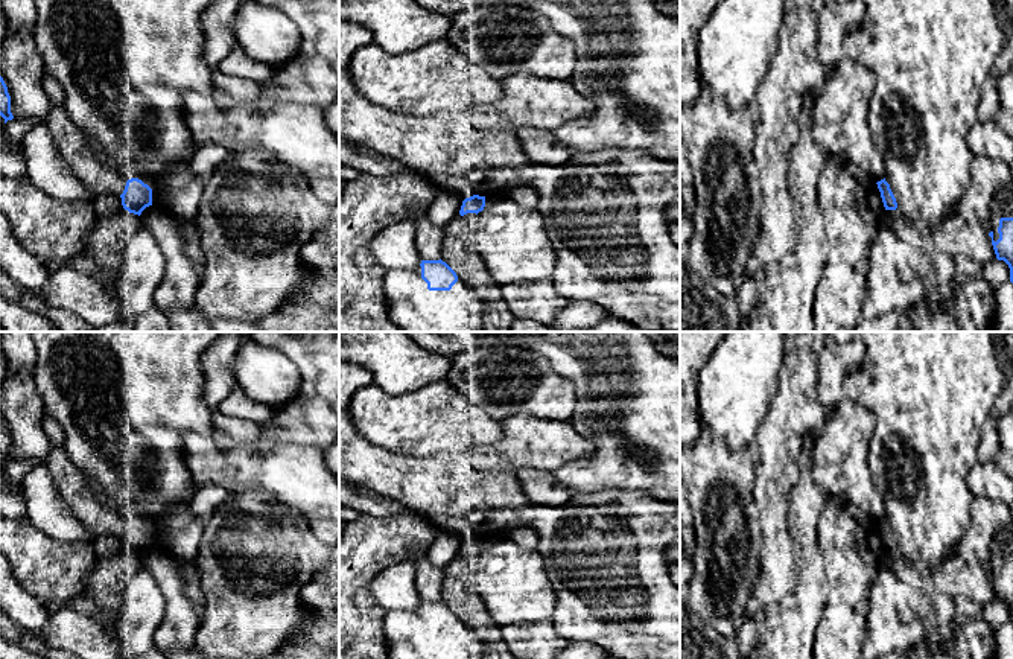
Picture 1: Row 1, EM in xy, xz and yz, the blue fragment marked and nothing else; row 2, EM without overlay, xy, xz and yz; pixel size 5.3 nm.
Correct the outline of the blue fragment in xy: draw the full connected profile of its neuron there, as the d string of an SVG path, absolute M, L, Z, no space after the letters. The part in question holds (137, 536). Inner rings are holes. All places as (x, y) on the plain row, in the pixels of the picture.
M131 519L120 539L125 551L140 557L146 548L152 546L152 530L141 521Z

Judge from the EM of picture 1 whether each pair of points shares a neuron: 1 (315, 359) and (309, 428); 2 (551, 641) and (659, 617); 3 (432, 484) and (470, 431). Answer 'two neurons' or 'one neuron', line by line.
1: one neuron
2: two neurons
3: two neurons

